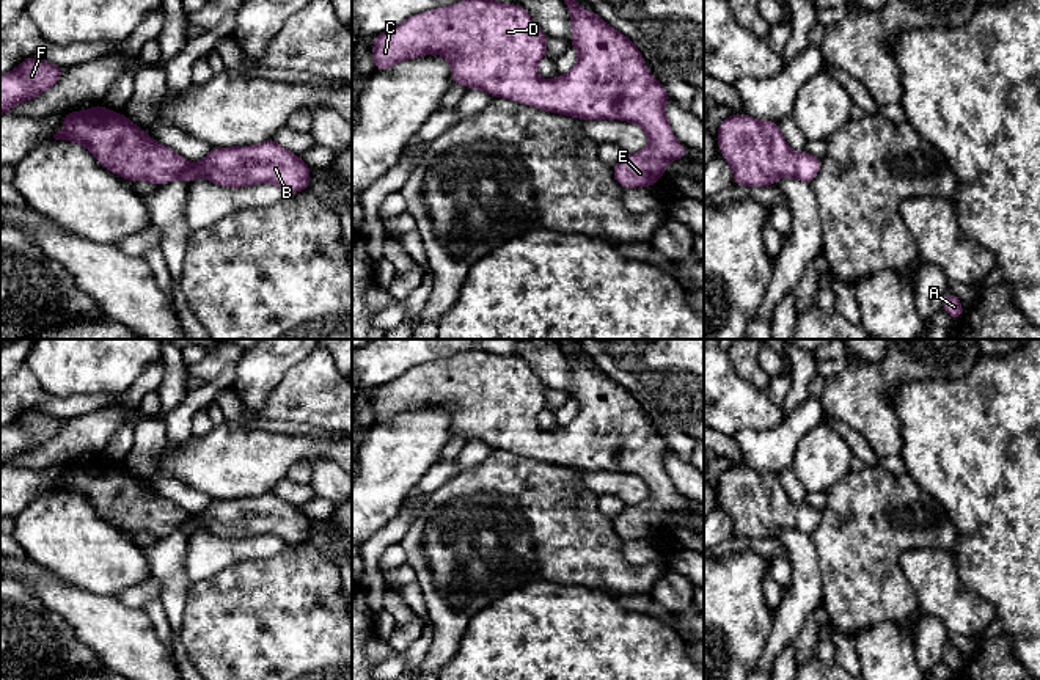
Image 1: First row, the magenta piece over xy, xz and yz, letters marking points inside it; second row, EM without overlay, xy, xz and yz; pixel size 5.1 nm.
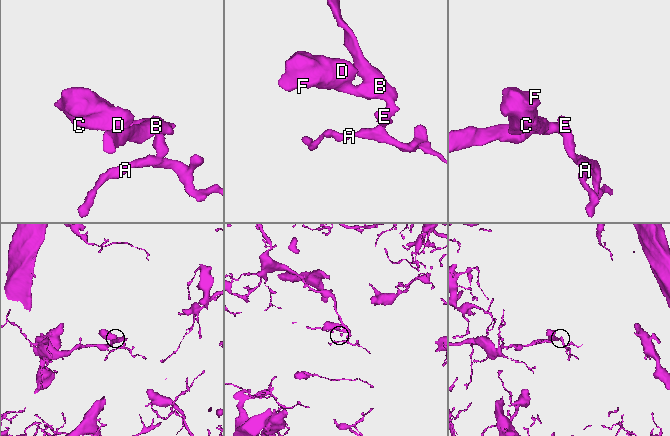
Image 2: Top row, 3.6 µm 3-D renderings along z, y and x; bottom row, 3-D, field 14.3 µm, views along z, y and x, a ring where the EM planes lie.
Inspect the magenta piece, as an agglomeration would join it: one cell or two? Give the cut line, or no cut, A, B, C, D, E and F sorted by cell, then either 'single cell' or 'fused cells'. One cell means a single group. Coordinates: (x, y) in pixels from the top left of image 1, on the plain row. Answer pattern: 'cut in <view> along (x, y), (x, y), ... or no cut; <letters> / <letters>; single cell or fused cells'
no cut; A B C D E F; single cell

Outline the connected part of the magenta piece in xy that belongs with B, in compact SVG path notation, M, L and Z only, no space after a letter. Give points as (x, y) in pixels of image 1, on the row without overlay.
M102 455L83 463L69 463L61 473L64 481L53 487L55 492L79 495L90 501L104 520L134 534L148 532L156 537L165 537L182 529L190 537L201 526L207 532L229 540L276 536L286 545L308 542L311 520L298 507L270 490L251 498L212 499L201 514L193 515L157 492L151 493L148 490L149 484L137 479L129 468L107 462Z

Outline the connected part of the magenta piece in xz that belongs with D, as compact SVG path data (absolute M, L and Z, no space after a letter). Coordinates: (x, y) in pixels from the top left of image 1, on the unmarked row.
M556 339L567 356L578 413L567 426L555 432L542 432L537 416L547 408L547 386L529 364L517 355L500 355L471 349L446 360L413 366L405 374L374 391L372 410L375 422L385 422L402 411L427 405L443 407L451 416L454 437L484 441L492 449L514 451L520 455L561 465L580 471L621 471L641 477L649 498L627 506L611 518L614 532L627 540L654 539L665 528L665 517L687 510L687 499L676 492L668 474L665 457L671 451L665 438L647 422L638 399L594 363L580 360L570 339Z

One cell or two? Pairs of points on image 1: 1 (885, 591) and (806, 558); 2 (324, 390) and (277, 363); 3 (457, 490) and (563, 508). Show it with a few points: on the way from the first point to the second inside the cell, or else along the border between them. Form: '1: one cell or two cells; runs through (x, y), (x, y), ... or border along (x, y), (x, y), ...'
1: two cells; border along (809, 536), (817, 556), (823, 599)
2: two cells; border along (308, 355), (283, 376), (266, 401)
3: one cell; runs through (484, 508), (536, 508)

